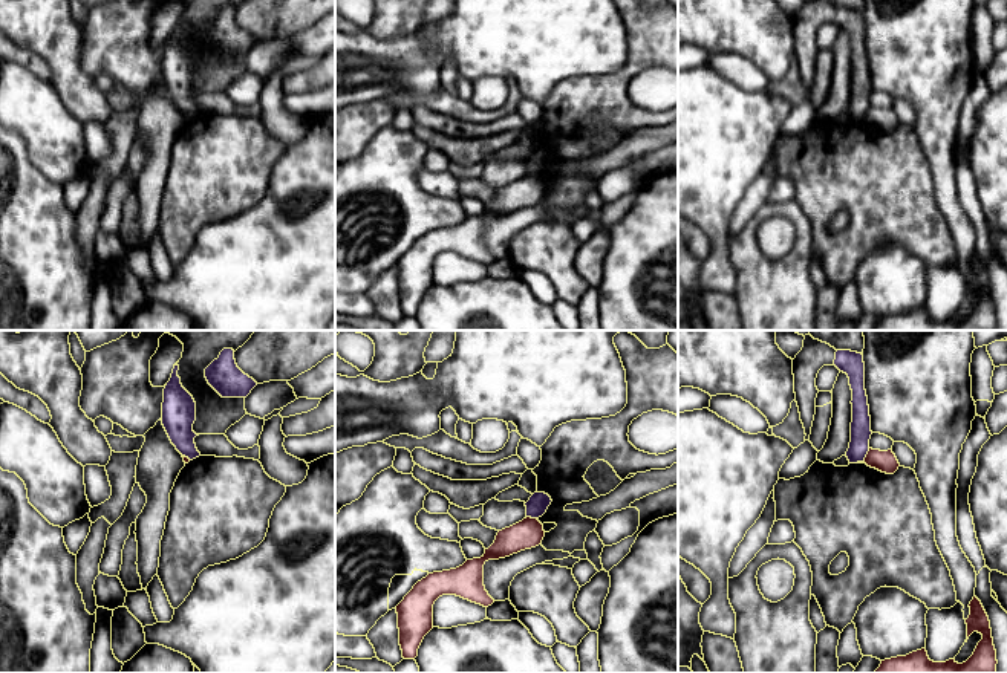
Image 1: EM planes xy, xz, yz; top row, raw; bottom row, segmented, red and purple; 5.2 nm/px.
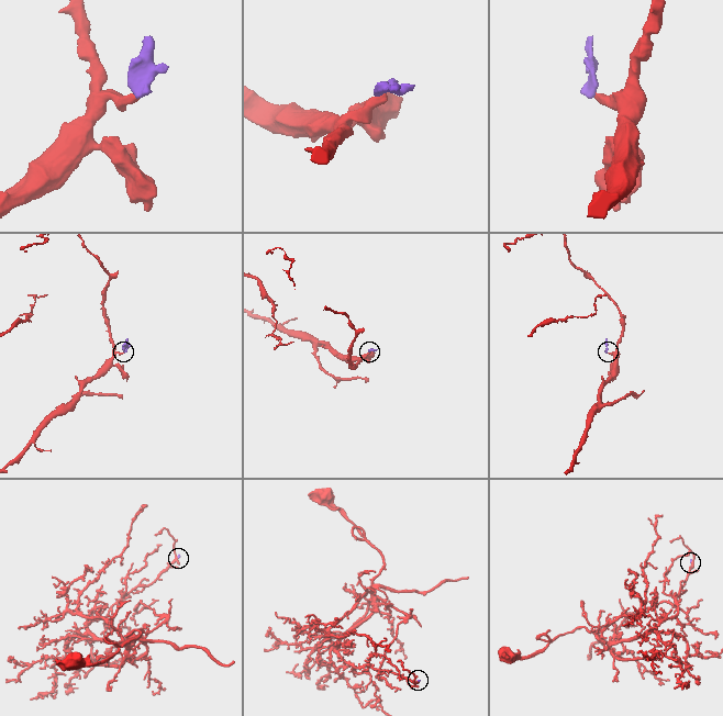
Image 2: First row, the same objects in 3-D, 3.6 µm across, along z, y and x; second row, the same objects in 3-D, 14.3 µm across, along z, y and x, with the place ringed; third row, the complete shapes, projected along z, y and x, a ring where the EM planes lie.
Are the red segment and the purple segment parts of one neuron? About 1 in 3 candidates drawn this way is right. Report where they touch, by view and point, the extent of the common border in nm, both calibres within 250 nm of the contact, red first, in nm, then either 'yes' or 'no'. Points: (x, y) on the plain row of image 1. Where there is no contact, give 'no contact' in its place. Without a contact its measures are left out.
yz (866, 112) | 80 nm | 110/110 nm | no

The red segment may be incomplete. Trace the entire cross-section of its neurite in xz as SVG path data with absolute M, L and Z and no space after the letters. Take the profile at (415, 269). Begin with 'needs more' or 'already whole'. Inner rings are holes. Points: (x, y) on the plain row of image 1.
already whole; M526 174L497 190L494 200L481 216L467 217L450 228L433 229L418 239L396 263L399 303L404 317L415 317L424 294L433 286L433 262L442 252L456 252L488 265L494 257L484 243L484 222L525 206L536 205L545 194L543 182Z

